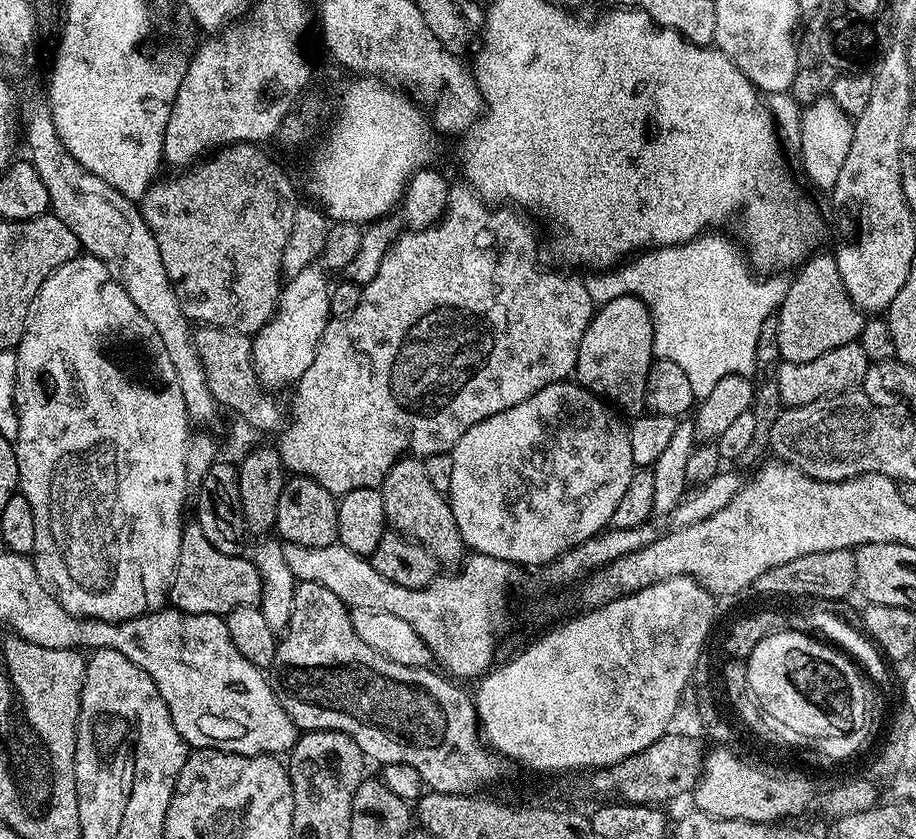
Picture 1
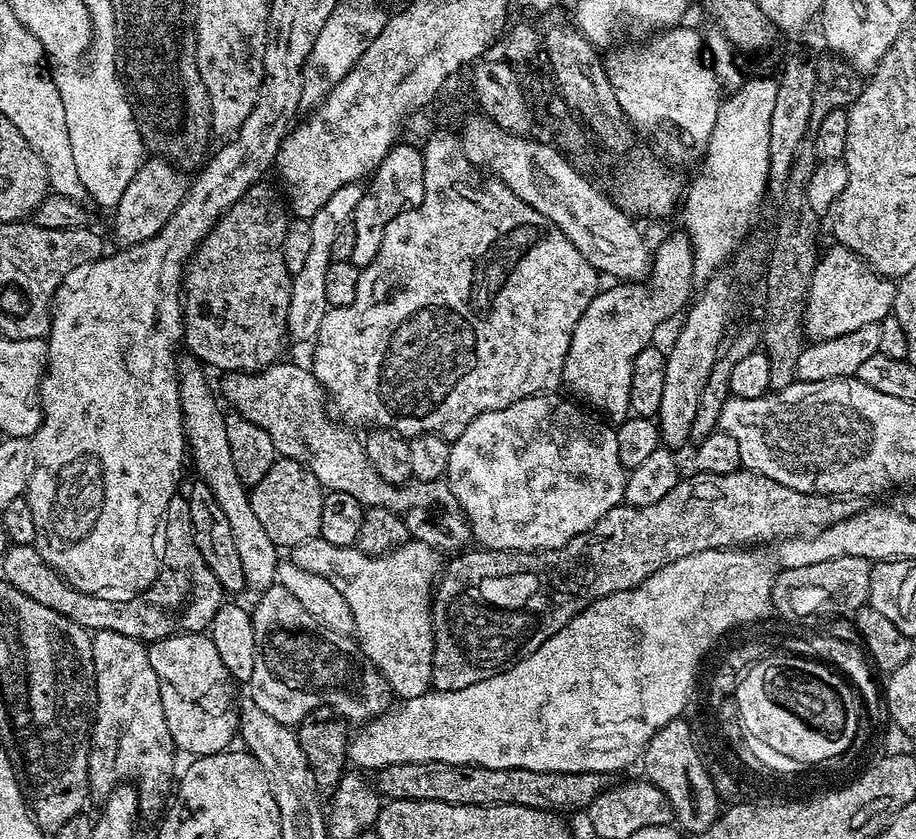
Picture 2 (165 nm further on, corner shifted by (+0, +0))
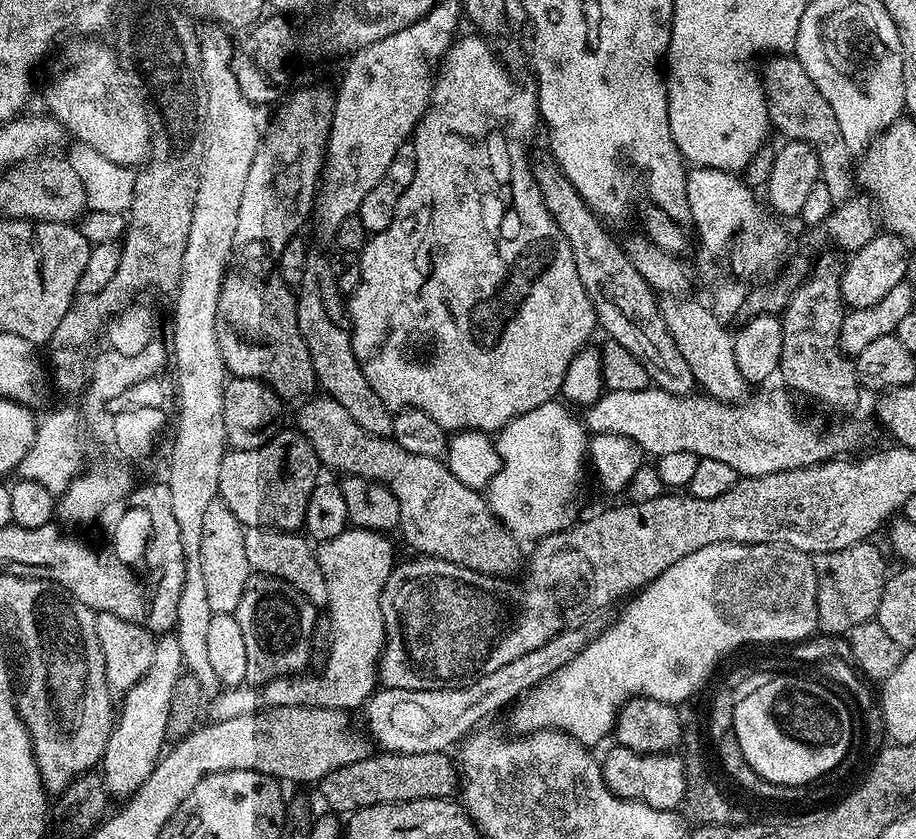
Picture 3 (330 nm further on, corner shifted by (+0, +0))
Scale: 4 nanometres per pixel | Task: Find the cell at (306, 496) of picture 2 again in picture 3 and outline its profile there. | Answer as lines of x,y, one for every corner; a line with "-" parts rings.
281,430
254,450
228,450
218,473
219,499
234,510
234,518
245,529
263,528
277,532
303,529
306,502
318,482
322,465
308,439
299,430

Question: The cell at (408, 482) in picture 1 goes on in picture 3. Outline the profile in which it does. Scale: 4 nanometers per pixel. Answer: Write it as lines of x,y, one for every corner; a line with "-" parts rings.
309,254
306,258
306,274
302,274
296,296
296,313
298,330
310,350
316,383
323,395
338,402
338,406
342,406
342,410
346,410
346,414
350,414
350,418
354,418
354,422
358,422
358,426
362,426
362,430
371,436
391,437
393,409
382,402
374,386
366,382
366,374
362,374
352,349
352,330
348,322
346,300
340,295
338,286
334,286
327,255

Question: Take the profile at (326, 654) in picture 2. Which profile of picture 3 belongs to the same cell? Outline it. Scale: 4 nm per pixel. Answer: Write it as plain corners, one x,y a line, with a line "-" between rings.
252,574
234,613
246,641
246,681
263,686
272,680
292,678
308,664
308,647
316,628
317,609
284,580

